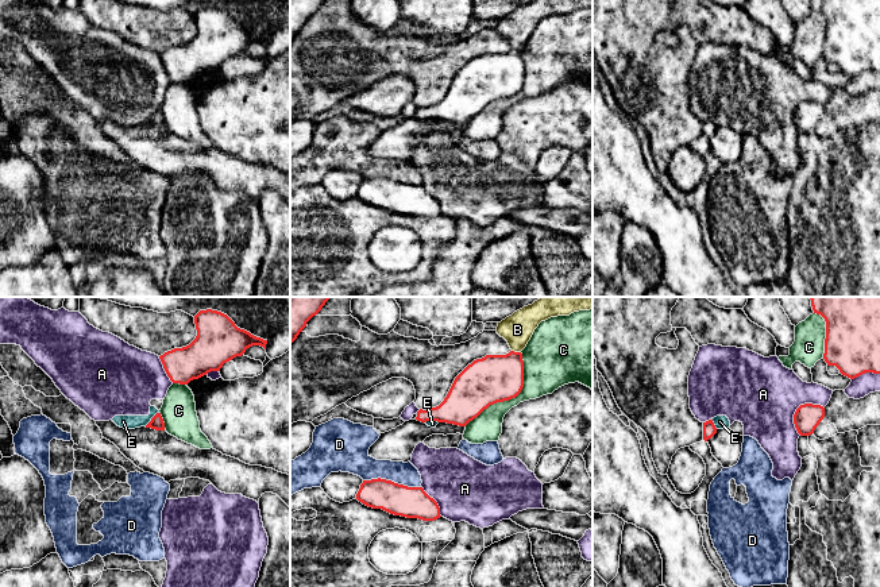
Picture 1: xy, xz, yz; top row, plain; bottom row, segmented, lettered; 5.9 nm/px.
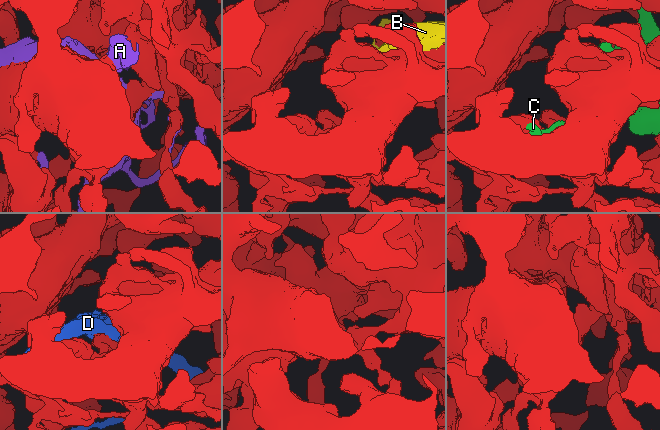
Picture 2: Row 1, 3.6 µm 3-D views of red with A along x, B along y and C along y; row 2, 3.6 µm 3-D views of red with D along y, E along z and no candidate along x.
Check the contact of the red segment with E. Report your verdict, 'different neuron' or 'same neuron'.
different neuron

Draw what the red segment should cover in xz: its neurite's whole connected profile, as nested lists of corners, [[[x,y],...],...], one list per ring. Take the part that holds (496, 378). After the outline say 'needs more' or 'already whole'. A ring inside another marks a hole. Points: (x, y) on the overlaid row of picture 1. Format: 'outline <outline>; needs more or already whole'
outline [[[521,352],[486,355],[468,364],[453,381],[444,401],[417,412],[417,421],[437,421],[466,426],[485,409],[516,398],[524,387]]]; already whole

